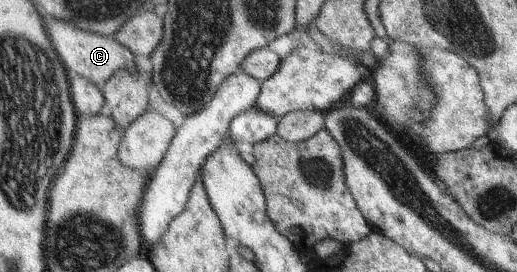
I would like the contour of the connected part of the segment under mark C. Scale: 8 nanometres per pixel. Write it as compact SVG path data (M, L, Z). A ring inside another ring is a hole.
M50 16L50 34L54 36L54 44L68 70L94 81L101 88L116 71L128 69L133 72L136 69L133 52L126 45L119 43L113 35L106 36L86 29L82 30L72 22L52 16Z

